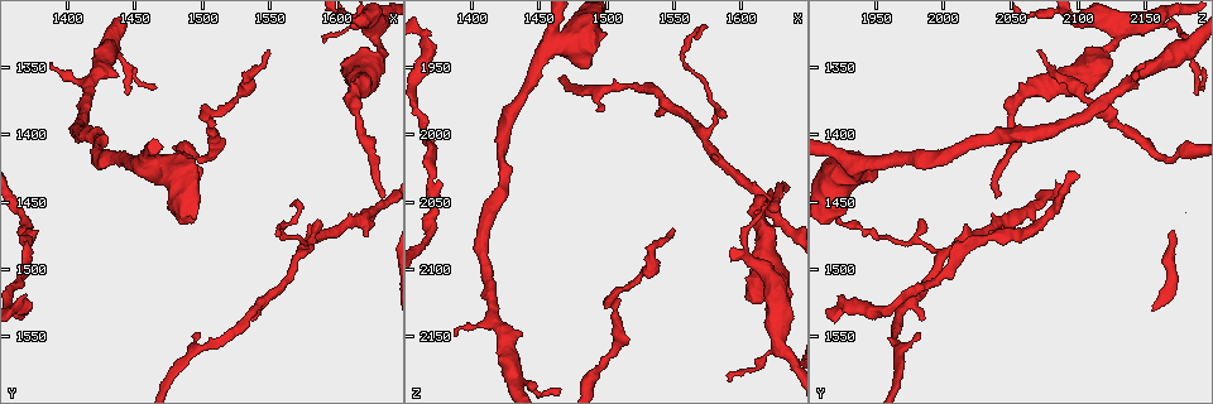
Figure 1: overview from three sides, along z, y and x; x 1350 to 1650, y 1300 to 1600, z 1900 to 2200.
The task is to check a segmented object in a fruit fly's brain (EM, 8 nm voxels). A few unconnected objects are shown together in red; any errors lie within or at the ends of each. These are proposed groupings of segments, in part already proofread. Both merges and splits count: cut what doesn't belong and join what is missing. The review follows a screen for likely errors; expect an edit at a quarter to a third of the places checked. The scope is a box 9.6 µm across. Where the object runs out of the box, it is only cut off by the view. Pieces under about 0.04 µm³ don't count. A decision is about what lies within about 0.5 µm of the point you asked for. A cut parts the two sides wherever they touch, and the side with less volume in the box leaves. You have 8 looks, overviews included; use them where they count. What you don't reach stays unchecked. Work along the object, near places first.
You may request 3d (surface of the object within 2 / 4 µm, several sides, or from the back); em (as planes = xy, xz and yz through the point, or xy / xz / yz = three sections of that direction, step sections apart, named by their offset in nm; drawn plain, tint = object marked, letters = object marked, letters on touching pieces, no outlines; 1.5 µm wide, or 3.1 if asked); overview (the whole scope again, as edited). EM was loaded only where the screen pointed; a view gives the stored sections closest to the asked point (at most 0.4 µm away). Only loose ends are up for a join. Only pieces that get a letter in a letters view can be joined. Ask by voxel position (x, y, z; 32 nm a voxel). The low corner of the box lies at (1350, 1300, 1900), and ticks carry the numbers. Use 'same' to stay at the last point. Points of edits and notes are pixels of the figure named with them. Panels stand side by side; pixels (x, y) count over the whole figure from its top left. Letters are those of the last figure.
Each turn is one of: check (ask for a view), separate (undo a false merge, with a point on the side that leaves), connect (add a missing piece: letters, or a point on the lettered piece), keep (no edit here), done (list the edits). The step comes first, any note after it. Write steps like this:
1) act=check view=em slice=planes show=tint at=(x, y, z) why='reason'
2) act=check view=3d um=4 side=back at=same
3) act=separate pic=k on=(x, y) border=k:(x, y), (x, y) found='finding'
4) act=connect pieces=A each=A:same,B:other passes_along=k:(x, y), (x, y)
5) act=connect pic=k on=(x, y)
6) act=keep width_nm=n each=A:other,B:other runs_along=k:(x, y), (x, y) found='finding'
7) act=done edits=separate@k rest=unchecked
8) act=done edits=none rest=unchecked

act=check view=em slice=planes show=tint at=(1590, 1334, 2180) why='free end'

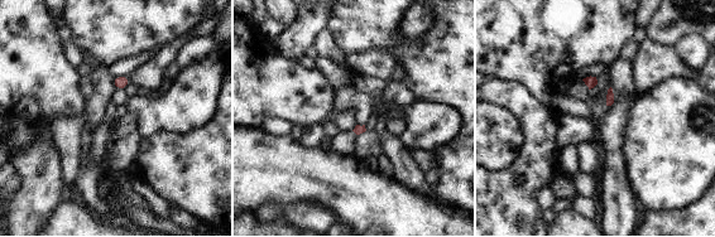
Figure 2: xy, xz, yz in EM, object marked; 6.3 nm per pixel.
act=check view=em slice=planes show=letters at=same why='see the neighbours'

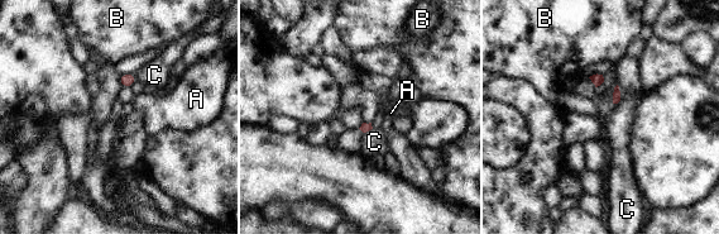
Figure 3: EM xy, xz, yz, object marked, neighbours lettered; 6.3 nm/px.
act=keep longest_contact=C:70nm each=A:other,B:other,C:other found='no lettered piece goes on from it'

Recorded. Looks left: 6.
act=check view=3d um=4 at=(1548, 1336, 2070) why='free end'

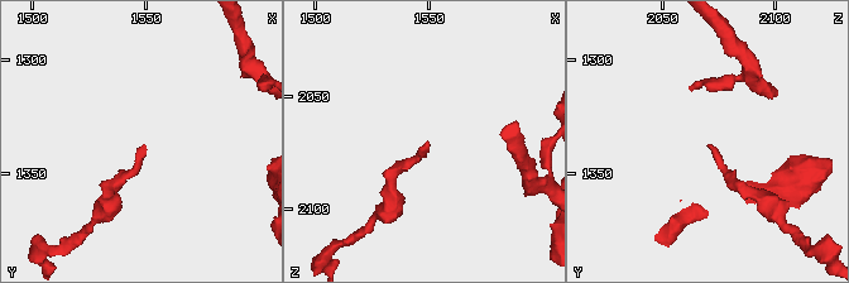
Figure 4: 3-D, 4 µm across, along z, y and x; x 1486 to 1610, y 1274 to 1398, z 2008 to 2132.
act=check view=em slice=planes show=plain at=(1548, 1336, 2071) why='need the tissue'

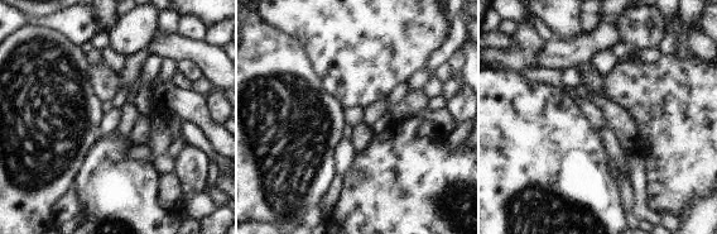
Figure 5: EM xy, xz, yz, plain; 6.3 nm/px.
act=check view=em slice=planes show=letters at=same why='see the neighbours'

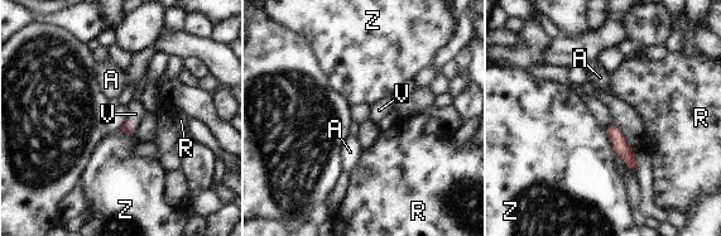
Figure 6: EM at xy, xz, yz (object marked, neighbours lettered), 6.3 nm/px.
act=connect pieces=V each=A:other,R:other,V:same,Z:other passes_along=6:(126, 128), (130, 125), (135, 114) found='it goes on there'

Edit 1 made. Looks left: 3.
act=done edits=connect@6 rest=unchecked

